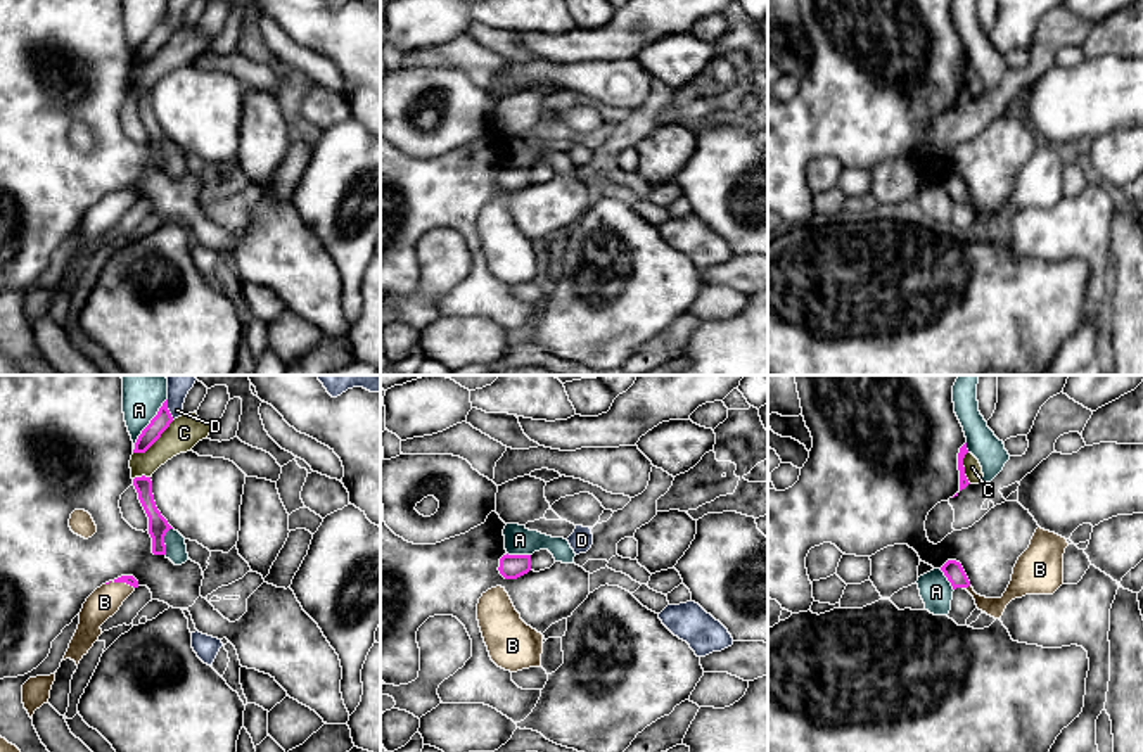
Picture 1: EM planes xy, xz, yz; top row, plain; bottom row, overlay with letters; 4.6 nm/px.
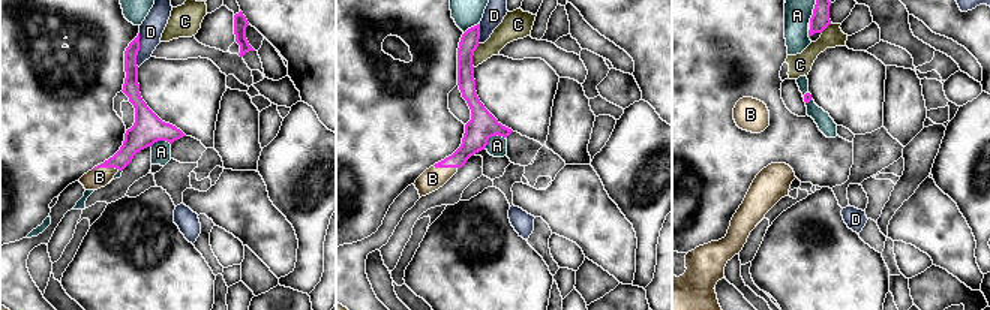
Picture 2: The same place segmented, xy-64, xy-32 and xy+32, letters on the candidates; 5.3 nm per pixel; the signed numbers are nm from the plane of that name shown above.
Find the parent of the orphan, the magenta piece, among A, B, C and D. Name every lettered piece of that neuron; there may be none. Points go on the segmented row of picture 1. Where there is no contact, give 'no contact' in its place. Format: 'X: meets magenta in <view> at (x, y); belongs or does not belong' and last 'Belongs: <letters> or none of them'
A: meets magenta in xy at (149, 424); does not belong
B: meets magenta in xy at (120, 581); belongs
C: meets magenta in xy at (154, 441); does not belong
D: meets magenta in xy at (168, 410); does not belong
Belongs: B

